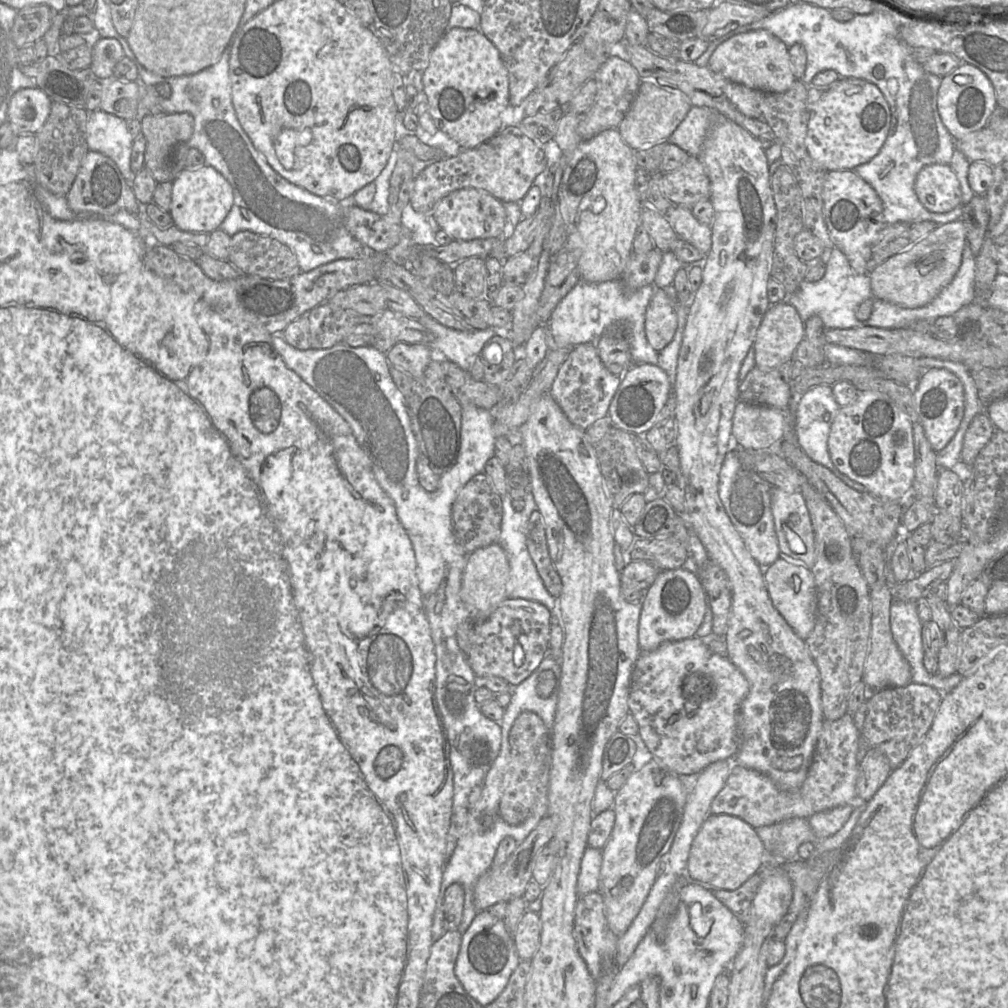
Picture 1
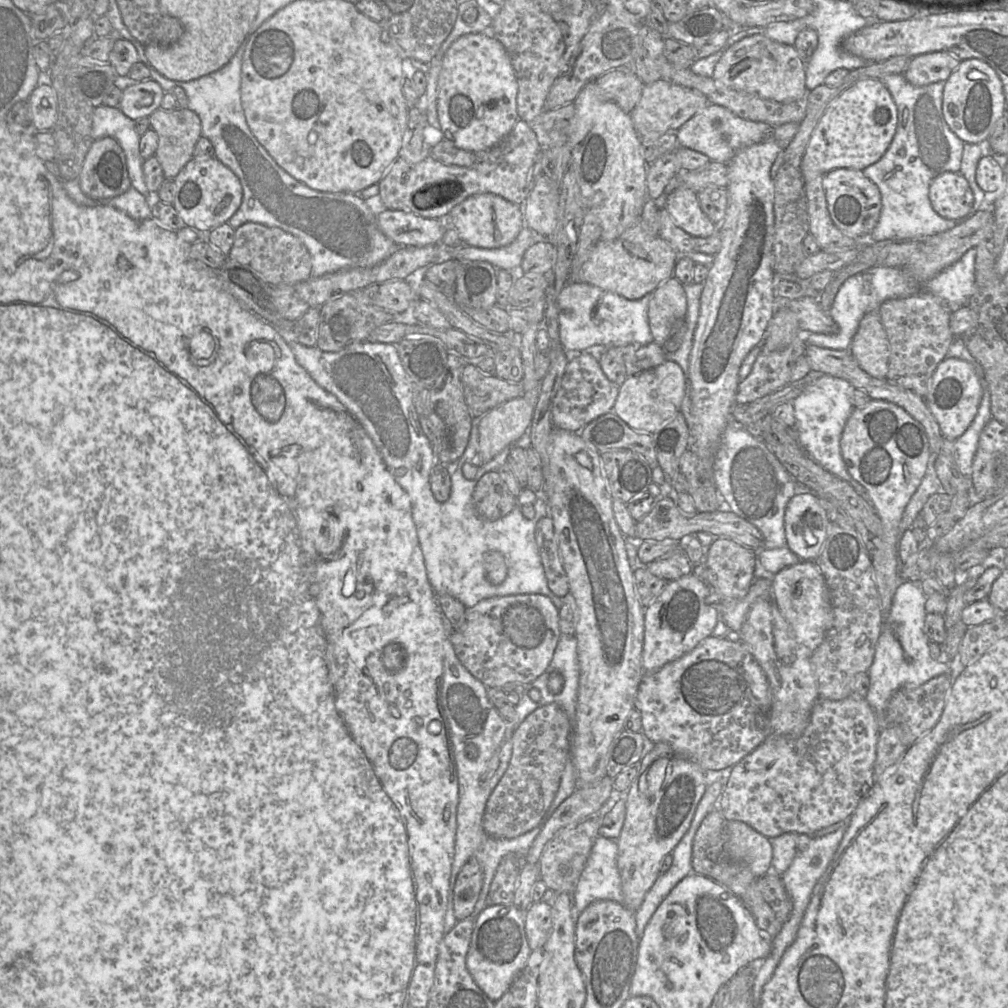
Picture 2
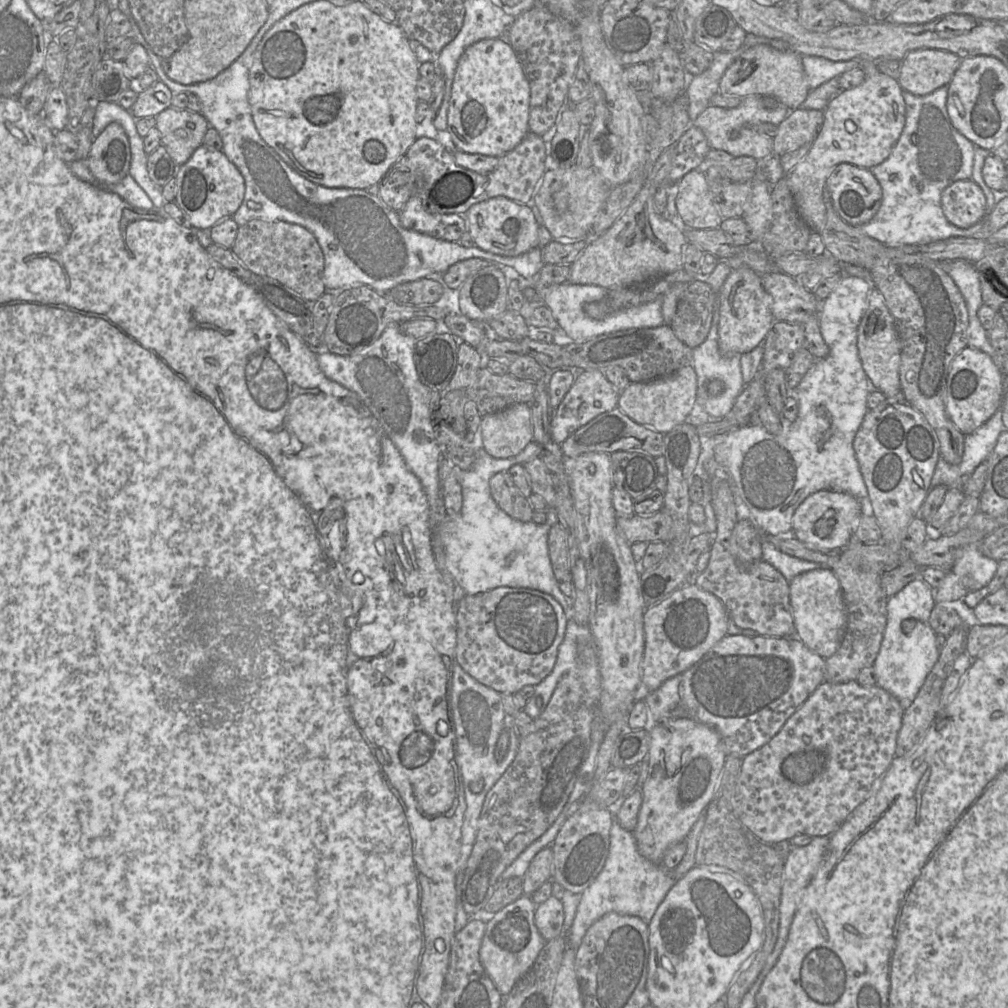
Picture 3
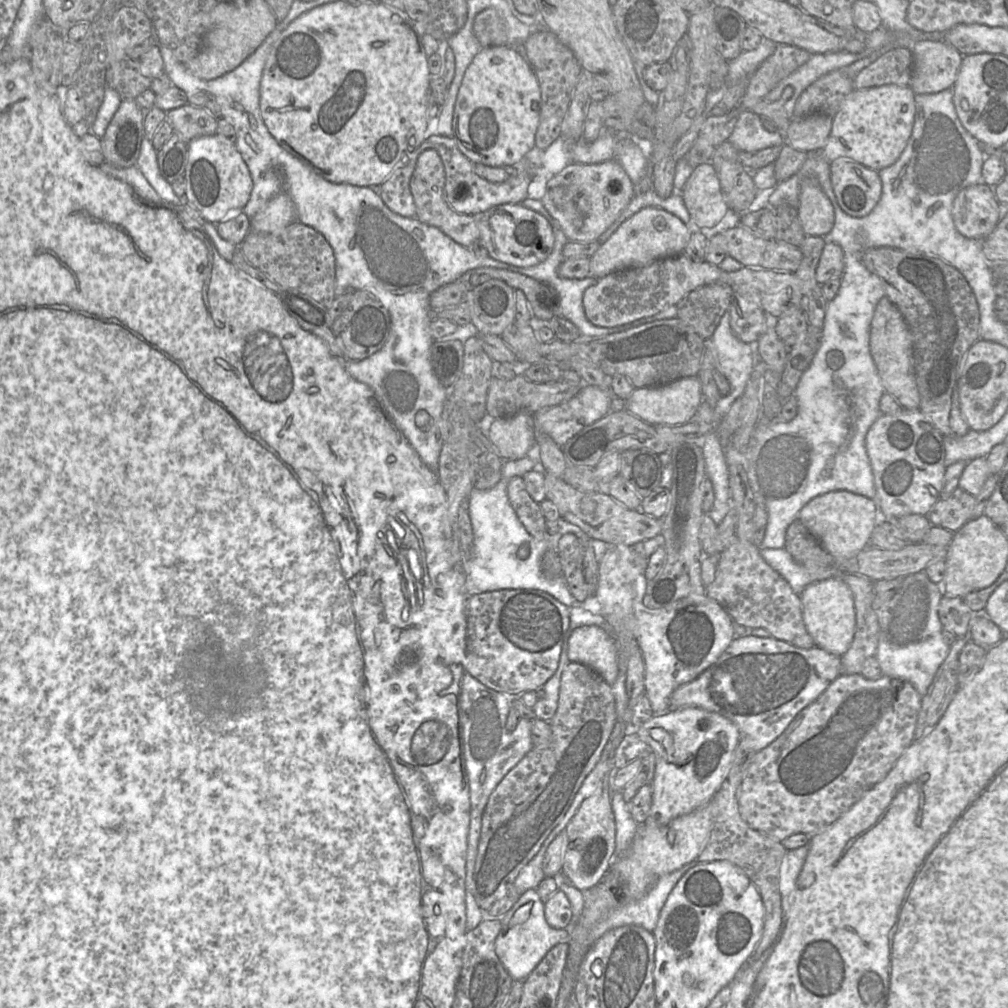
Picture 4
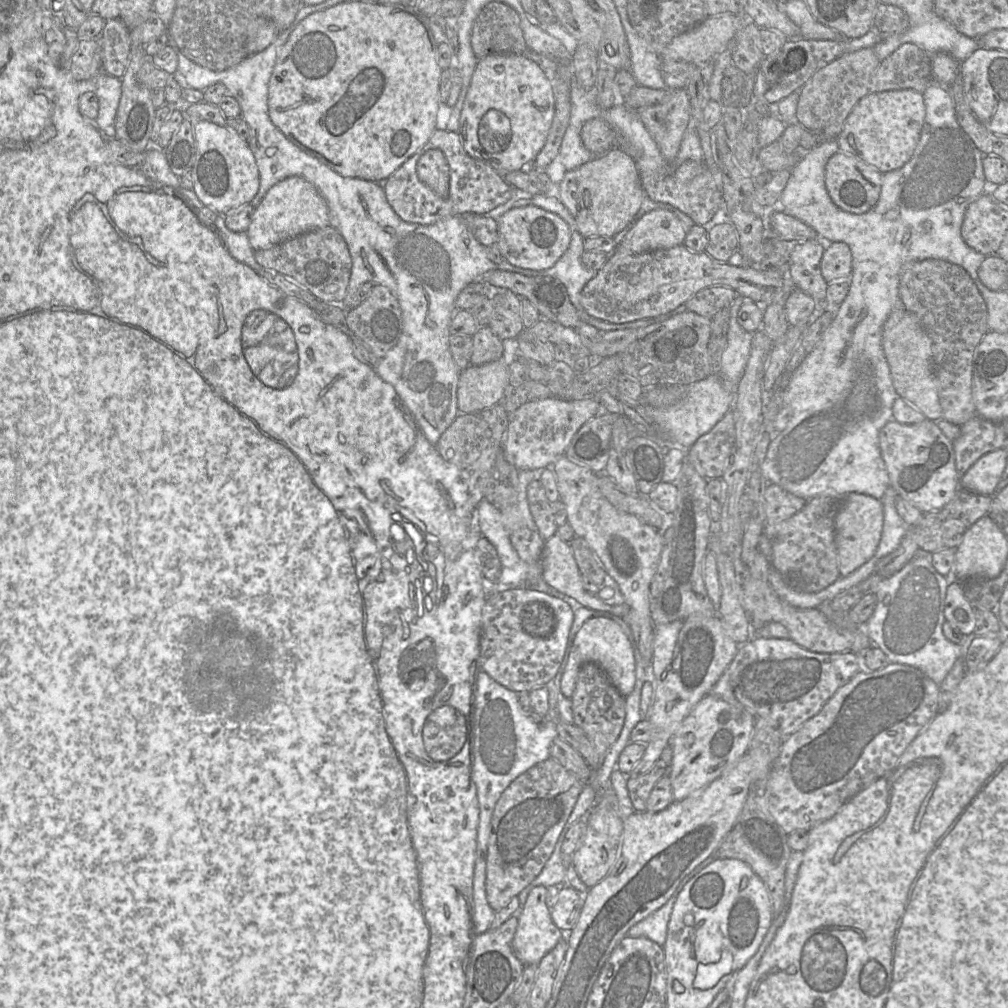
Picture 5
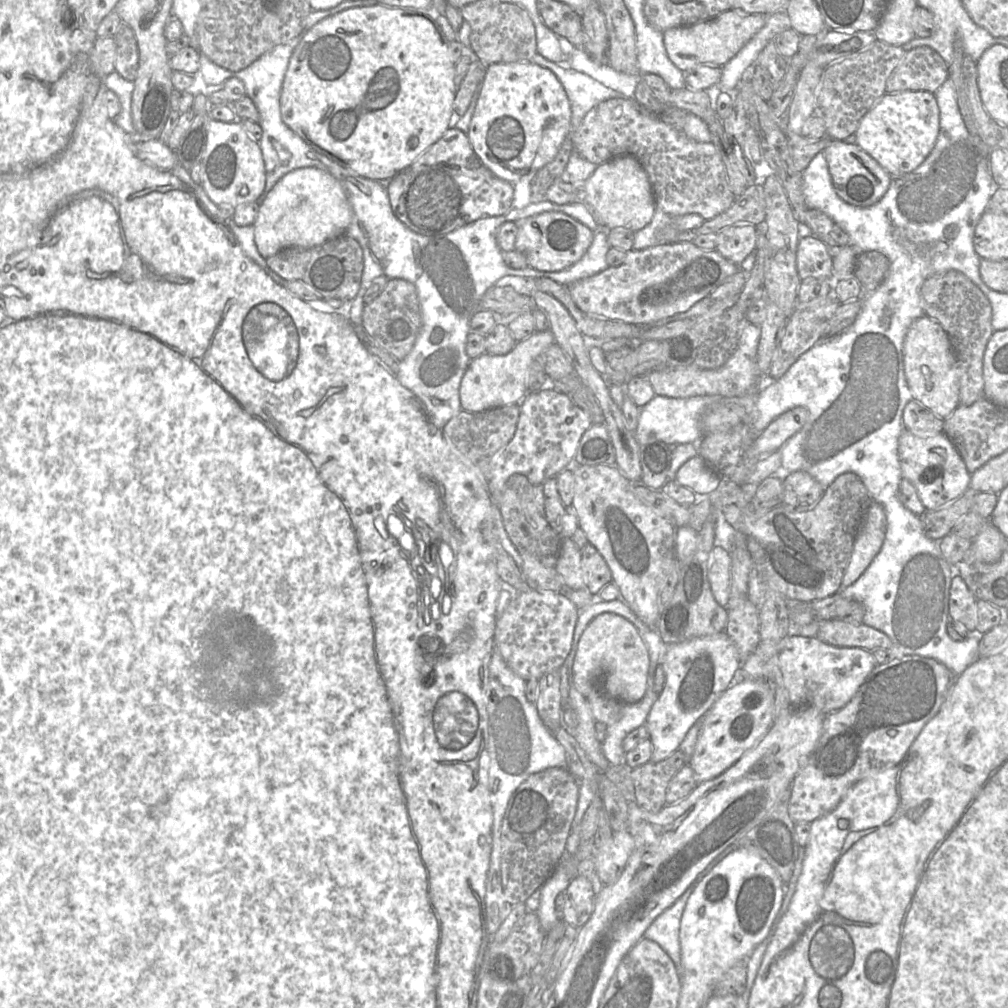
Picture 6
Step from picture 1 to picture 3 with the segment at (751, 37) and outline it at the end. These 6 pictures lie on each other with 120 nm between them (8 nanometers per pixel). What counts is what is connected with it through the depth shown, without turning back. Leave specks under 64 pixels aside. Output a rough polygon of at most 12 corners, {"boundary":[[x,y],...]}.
{"boundary":[[759,44],[724,72],[719,93],[797,109],[810,92],[802,56]]}

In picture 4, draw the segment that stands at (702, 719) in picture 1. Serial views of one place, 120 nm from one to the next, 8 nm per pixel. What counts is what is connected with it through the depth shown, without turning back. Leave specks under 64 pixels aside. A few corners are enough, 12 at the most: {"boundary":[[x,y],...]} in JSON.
{"boundary":[[735,637],[670,696],[759,751],[841,675],[841,658]]}

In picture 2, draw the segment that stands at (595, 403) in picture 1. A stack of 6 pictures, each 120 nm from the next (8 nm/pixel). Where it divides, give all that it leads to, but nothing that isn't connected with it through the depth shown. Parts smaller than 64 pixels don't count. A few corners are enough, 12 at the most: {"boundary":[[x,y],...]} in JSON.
{"boundary":[[595,353],[571,355],[553,401],[573,433],[613,410],[620,386]]}

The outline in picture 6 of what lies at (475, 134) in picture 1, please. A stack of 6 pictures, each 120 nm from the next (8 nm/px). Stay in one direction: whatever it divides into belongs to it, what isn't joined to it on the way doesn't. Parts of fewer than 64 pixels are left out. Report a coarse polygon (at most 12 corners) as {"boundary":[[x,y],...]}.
{"boundary":[[487,65],[467,136],[511,184],[570,137],[549,69]]}

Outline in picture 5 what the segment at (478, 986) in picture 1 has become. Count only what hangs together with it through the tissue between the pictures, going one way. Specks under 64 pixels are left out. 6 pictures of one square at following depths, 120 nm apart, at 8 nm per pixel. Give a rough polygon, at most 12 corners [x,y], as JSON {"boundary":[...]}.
{"boundary":[[547,888],[517,915],[515,956],[538,964],[566,935],[552,921]]}

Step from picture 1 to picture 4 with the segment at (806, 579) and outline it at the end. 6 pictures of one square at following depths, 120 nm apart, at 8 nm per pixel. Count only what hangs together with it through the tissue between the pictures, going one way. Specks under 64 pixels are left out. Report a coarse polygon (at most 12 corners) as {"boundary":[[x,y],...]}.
{"boundary":[[842,577],[799,595],[815,646],[841,656],[856,630]]}

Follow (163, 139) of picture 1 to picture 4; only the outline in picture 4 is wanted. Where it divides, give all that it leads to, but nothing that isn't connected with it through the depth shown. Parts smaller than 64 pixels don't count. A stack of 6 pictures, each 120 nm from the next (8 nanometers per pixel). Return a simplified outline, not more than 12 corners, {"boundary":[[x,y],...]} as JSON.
{"boundary":[[183,105],[166,113],[186,143],[217,133],[205,108]]}

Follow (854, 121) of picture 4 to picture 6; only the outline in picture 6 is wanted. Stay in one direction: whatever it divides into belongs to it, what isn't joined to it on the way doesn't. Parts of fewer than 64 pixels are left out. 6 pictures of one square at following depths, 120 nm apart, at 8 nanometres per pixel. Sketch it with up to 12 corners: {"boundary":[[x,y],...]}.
{"boundary":[[884,94],[855,143],[891,176],[912,172],[939,133],[935,94]]}

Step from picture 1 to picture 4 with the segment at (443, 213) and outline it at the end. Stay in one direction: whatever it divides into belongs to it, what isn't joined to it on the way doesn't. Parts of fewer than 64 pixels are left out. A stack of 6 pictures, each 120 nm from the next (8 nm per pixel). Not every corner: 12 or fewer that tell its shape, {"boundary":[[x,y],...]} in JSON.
{"boundary":[[521,204],[472,215],[489,257],[517,267],[544,261],[550,223]]}

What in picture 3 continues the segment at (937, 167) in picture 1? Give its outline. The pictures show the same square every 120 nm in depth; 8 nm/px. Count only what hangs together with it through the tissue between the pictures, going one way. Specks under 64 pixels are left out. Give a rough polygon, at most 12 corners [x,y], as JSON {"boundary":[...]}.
{"boundary":[[972,179],[941,194],[946,219],[961,229],[989,215],[983,190]]}

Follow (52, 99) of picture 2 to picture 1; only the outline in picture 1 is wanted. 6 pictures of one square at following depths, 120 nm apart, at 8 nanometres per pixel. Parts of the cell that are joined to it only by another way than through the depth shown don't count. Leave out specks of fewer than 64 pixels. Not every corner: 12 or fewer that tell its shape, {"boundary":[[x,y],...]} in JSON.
{"boundary":[[40,88],[18,90],[7,122],[16,134],[35,134],[52,100]]}

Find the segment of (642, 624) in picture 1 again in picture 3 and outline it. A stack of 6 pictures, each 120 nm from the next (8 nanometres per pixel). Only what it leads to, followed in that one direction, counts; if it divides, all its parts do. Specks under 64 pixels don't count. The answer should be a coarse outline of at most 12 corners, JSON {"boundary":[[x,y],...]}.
{"boundary":[[691,582],[643,613],[641,685],[656,690],[727,635]]}

